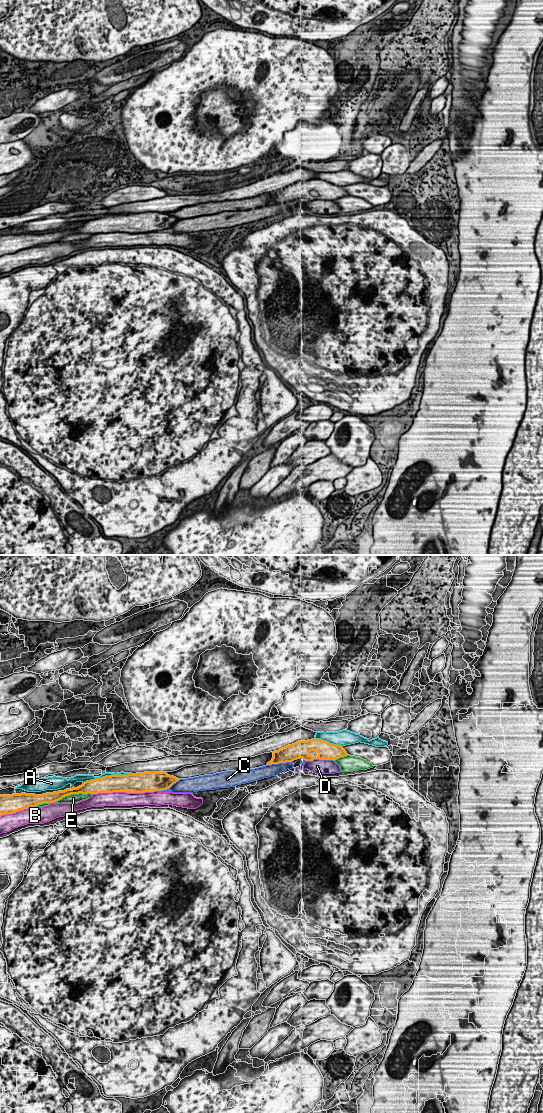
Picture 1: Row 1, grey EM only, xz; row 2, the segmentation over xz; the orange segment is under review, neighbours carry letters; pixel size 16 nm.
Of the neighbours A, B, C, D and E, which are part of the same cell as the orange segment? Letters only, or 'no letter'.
no letter

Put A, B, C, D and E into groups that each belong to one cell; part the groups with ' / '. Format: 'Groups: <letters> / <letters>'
Groups: A / B D / C / E

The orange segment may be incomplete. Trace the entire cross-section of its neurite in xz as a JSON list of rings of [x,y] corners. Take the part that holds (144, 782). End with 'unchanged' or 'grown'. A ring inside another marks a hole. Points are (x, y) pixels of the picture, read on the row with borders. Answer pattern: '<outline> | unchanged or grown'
[[[144,772],[128,775],[111,775],[84,782],[81,786],[64,791],[35,794],[0,795],[0,817],[35,807],[43,803],[53,803],[71,794],[98,793],[145,793],[169,789],[180,779],[166,772]]] | unchanged

